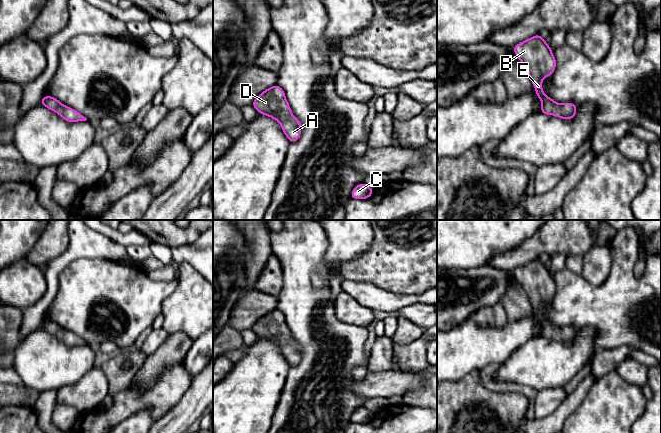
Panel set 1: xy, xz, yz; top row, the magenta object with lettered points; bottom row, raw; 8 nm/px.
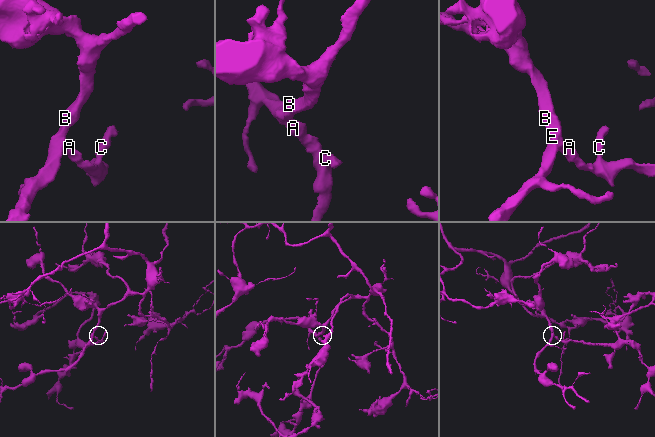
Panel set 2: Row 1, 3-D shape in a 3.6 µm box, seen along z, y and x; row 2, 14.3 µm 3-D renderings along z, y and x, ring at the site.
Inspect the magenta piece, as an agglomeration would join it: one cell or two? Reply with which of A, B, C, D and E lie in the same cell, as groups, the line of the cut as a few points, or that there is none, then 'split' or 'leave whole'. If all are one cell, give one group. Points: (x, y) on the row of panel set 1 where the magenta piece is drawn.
A B C D E | no cut | leave whole

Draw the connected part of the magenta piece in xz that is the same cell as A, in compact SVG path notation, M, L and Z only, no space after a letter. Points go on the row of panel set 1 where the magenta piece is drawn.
M274 85L264 90L252 102L252 105L258 113L278 121L289 142L296 142L300 138L301 123L293 116L284 90L281 87Z

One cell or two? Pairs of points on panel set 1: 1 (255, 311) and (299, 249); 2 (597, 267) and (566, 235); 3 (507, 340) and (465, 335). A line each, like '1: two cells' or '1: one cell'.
1: two cells
2: two cells
3: one cell

